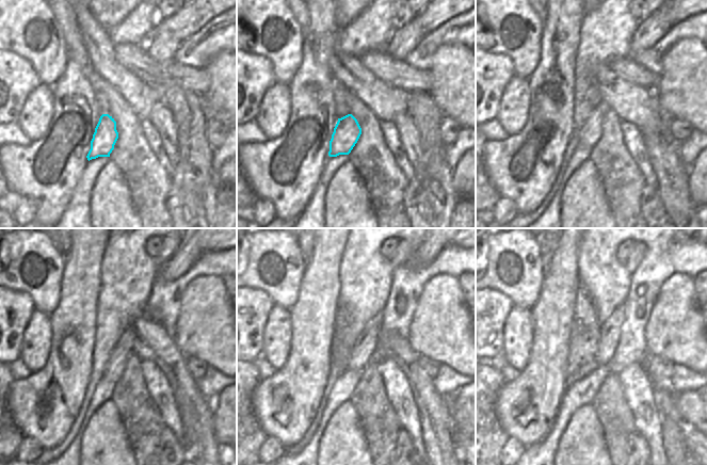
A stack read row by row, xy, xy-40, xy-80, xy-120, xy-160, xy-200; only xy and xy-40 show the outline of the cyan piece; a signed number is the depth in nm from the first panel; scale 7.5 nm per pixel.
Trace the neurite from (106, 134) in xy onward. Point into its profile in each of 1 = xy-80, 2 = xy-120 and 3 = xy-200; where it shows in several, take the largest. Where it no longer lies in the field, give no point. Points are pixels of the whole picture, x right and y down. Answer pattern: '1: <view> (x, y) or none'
1: xy-80 (590, 133)
2: xy-120 (124, 348)
3: xy-200 (610, 330)

